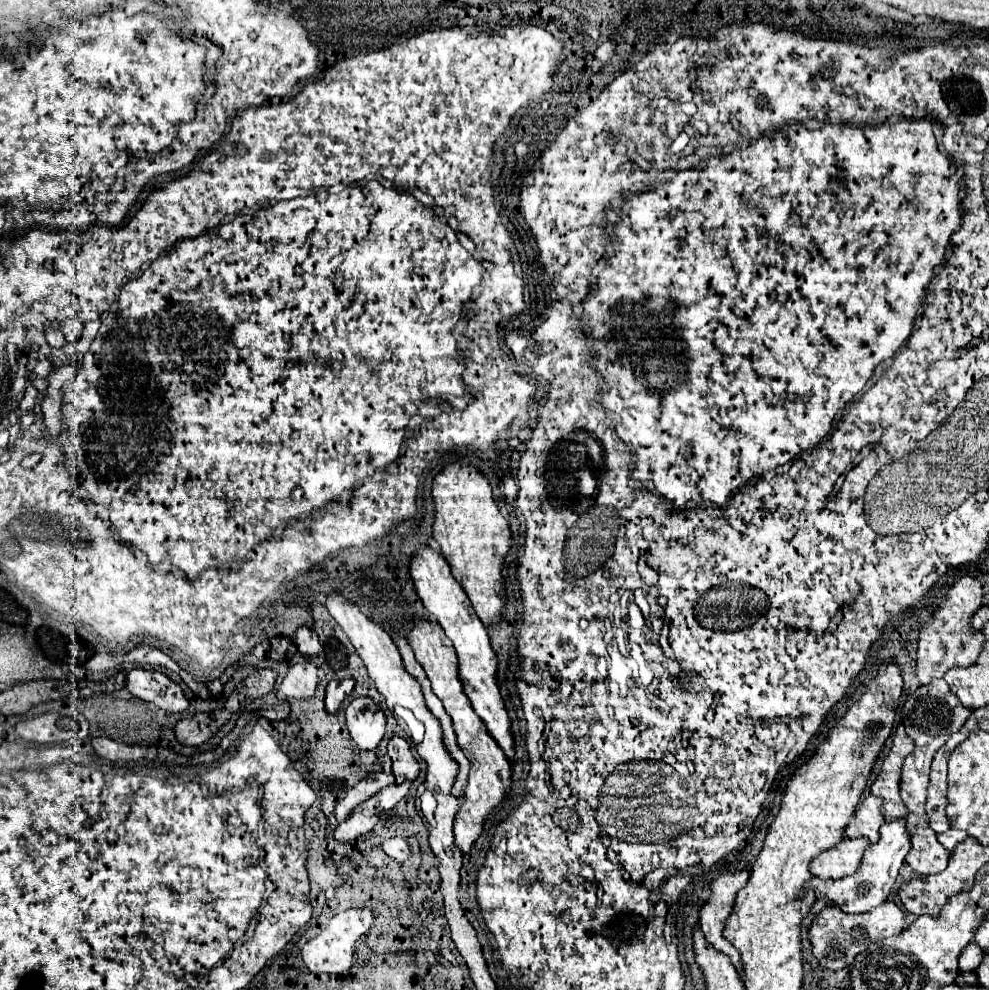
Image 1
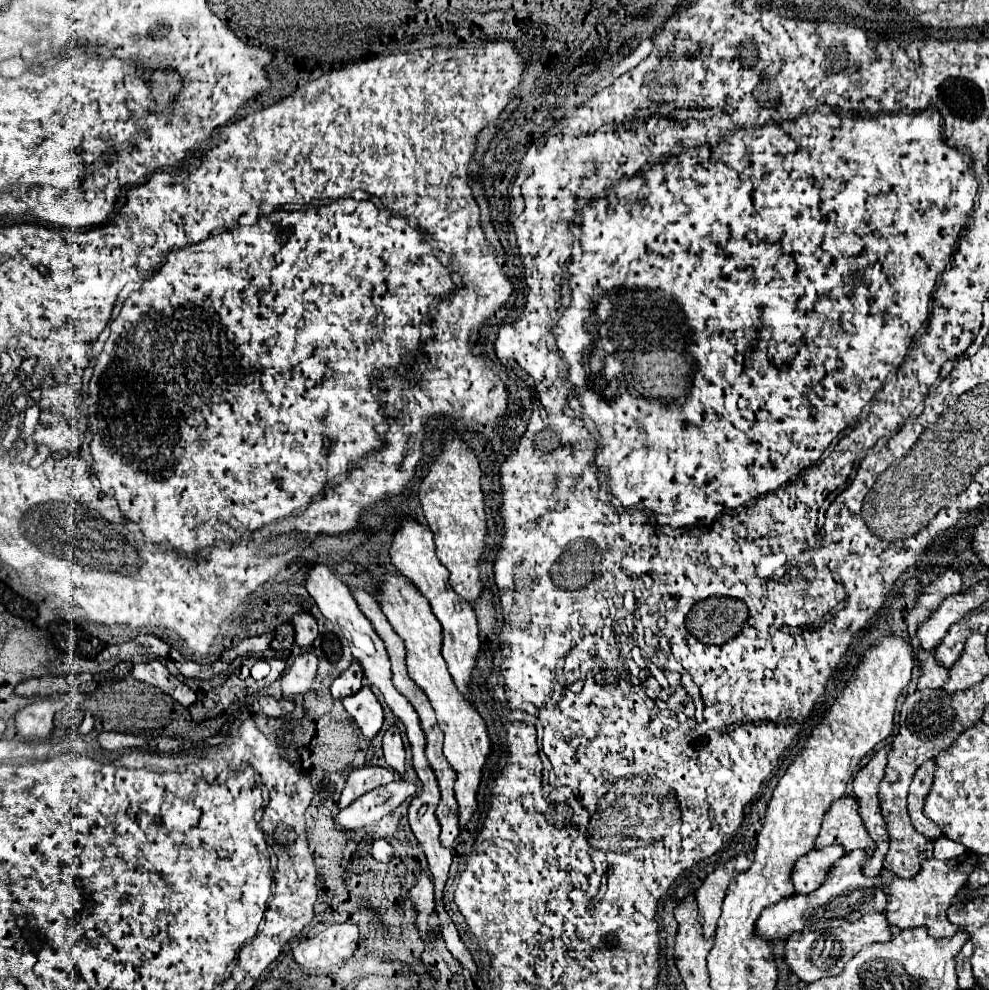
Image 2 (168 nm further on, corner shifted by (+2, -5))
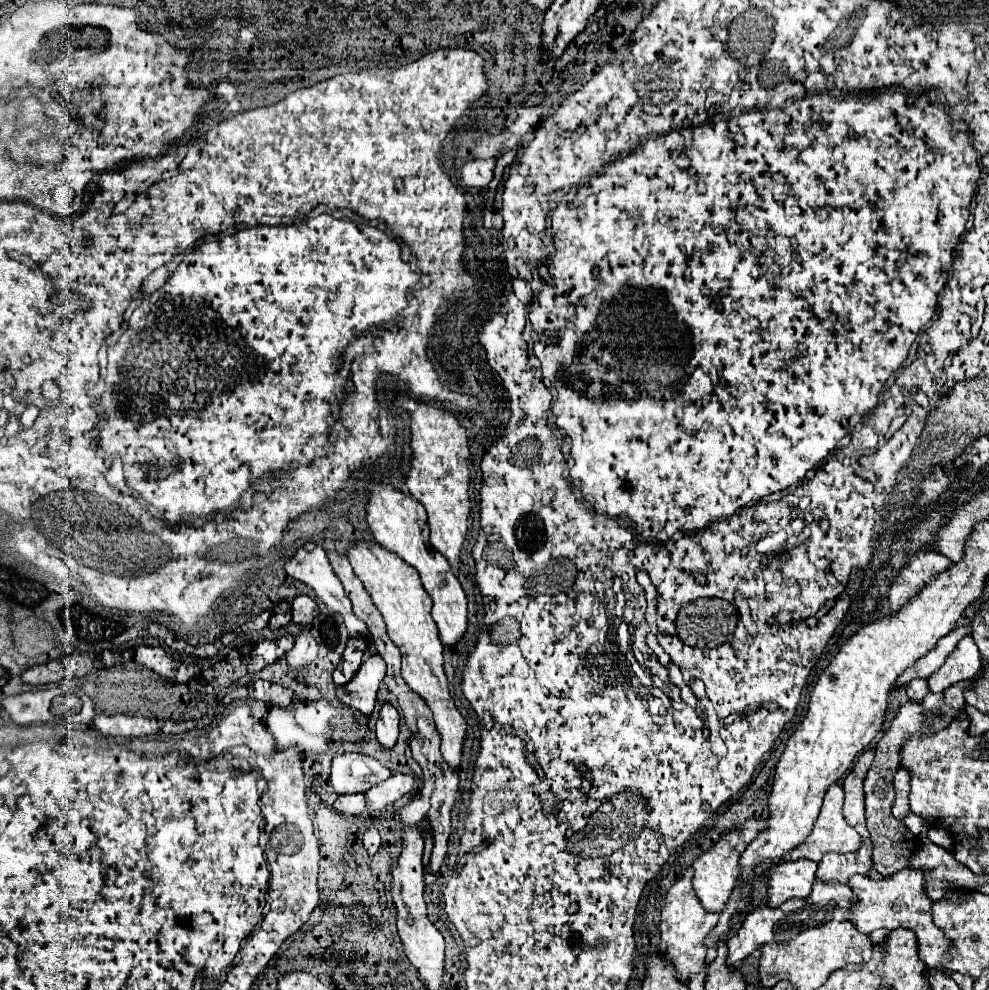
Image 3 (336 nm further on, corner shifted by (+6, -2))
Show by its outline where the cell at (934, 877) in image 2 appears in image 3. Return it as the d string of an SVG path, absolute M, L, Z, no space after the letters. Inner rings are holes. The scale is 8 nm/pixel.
M905 868L901 872L897 872L891 878L883 878L883 880L871 880L867 876L853 876L849 878L849 886L853 888L853 894L857 898L855 904L855 914L851 918L851 922L855 924L855 928L863 934L869 934L873 930L885 928L885 930L895 930L895 928L911 928L917 936L917 940L921 942L921 960L925 960L925 964L929 968L941 970L945 974L947 968L943 966L943 956L953 948L953 940L949 940L945 936L945 932L935 926L933 916L931 916L931 906L933 900L927 896L925 890L925 870L923 868Z

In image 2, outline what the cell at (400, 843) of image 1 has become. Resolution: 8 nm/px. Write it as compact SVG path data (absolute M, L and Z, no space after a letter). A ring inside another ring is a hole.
M375 839L373 845L371 845L371 855L377 861L389 863L391 861L391 855L393 855L393 847L385 839Z

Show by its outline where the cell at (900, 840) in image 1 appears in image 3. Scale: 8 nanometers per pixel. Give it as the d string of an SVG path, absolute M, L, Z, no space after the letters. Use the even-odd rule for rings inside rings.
M815 880L813 884L813 892L803 900L803 898L793 898L777 908L757 908L757 912L753 912L753 916L749 916L749 920L743 922L743 926L739 928L739 932L733 936L733 940L727 940L729 946L729 964L741 962L743 958L751 956L757 946L763 946L767 942L783 942L789 940L793 936L797 936L801 930L807 930L811 926L819 926L823 922L829 920L837 920L837 922L845 922L853 916L853 890L849 884L841 884L841 882L823 882L823 880Z

